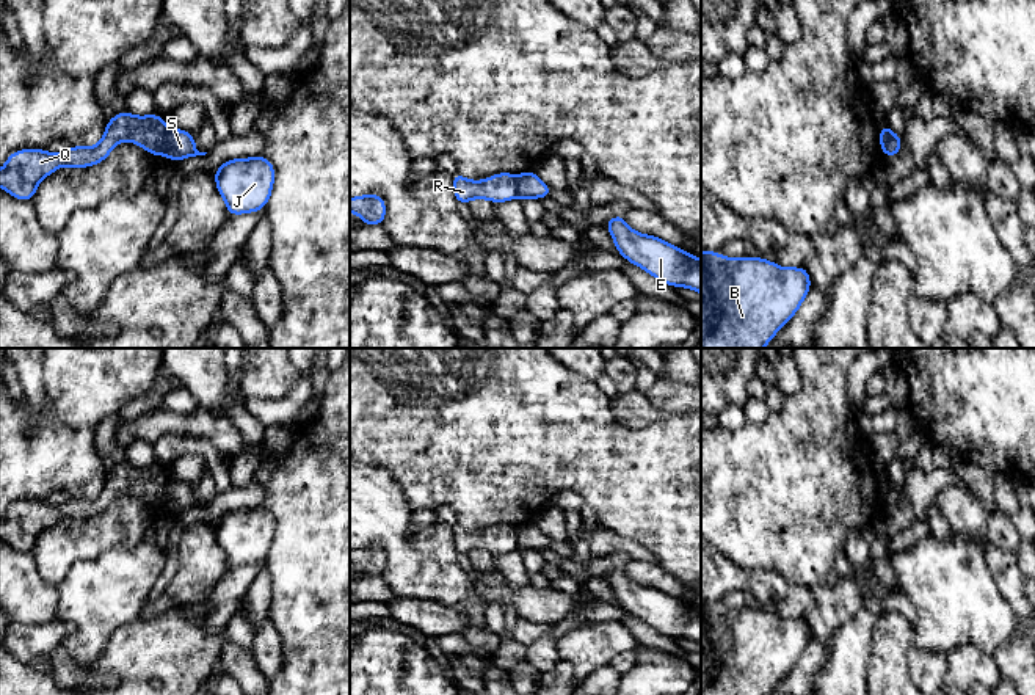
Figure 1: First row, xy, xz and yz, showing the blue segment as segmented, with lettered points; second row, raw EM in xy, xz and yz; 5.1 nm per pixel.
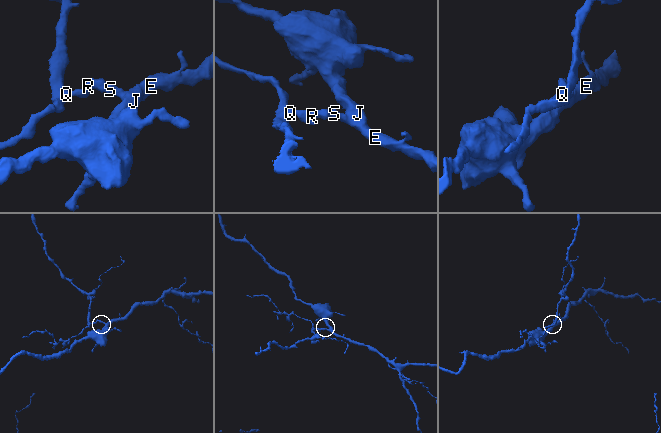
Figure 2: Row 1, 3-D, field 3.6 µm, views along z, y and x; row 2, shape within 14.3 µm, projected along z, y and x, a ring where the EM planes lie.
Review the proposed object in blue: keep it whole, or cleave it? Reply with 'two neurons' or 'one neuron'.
two neurons

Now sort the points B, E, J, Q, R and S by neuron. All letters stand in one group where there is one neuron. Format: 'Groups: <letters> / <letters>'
Groups: B E J S / Q R

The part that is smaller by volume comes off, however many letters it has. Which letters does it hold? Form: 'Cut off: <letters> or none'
Cut off: Q, R

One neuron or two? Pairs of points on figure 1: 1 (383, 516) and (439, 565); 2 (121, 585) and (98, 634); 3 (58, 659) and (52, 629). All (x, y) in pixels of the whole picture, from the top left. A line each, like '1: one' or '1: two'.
1: one
2: one
3: two

